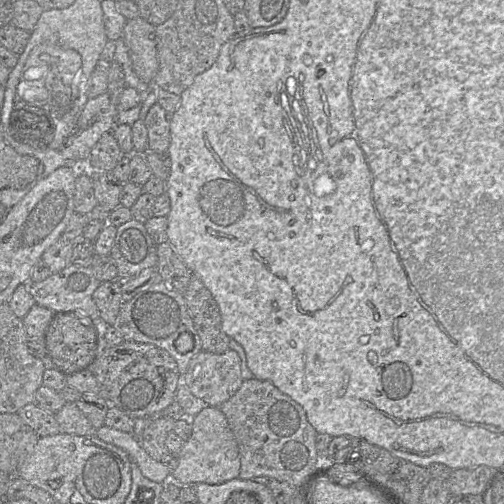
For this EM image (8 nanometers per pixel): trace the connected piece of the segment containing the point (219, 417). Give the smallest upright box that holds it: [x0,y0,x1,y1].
[171,406,240,486]

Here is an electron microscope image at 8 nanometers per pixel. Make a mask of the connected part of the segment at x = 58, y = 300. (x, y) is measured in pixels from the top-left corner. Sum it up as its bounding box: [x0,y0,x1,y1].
[29,263,102,329]

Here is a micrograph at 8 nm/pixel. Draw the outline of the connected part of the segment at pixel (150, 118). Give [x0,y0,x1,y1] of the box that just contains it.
[144,103,171,153]

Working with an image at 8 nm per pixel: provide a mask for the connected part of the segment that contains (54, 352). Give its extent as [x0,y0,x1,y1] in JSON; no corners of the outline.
[46,313,96,367]

